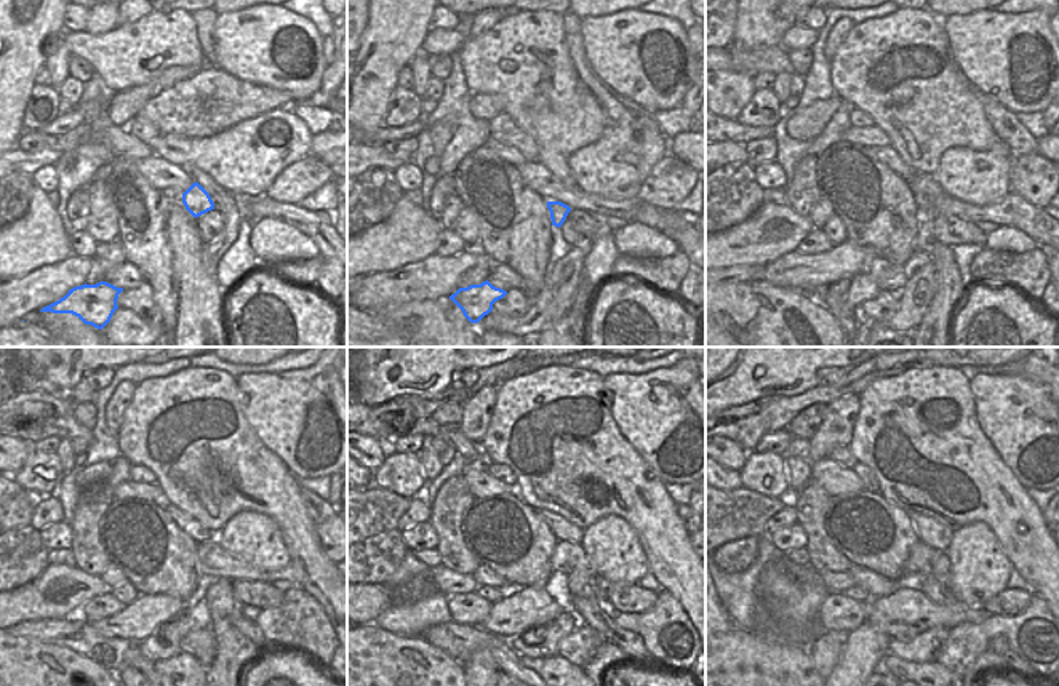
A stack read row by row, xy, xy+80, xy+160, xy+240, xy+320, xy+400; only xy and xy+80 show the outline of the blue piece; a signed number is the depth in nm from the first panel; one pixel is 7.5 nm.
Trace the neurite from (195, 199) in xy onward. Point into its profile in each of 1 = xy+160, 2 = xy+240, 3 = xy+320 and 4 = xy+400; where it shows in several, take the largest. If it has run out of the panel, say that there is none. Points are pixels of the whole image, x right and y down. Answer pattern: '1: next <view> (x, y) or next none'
1: next xy+160 (923, 239)
2: next xy+240 (165, 642)
3: next xy+320 (539, 642)
4: next xy+400 (920, 650)

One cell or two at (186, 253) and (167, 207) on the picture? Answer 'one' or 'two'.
one

